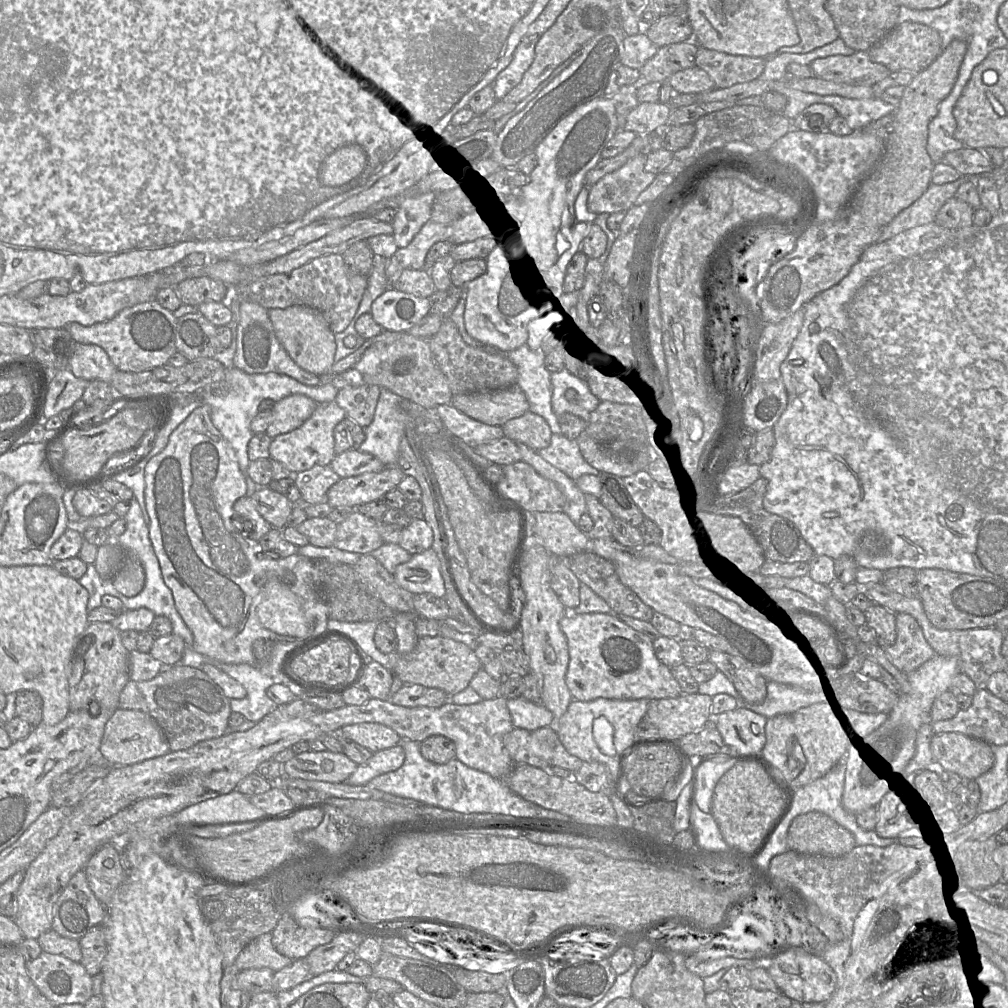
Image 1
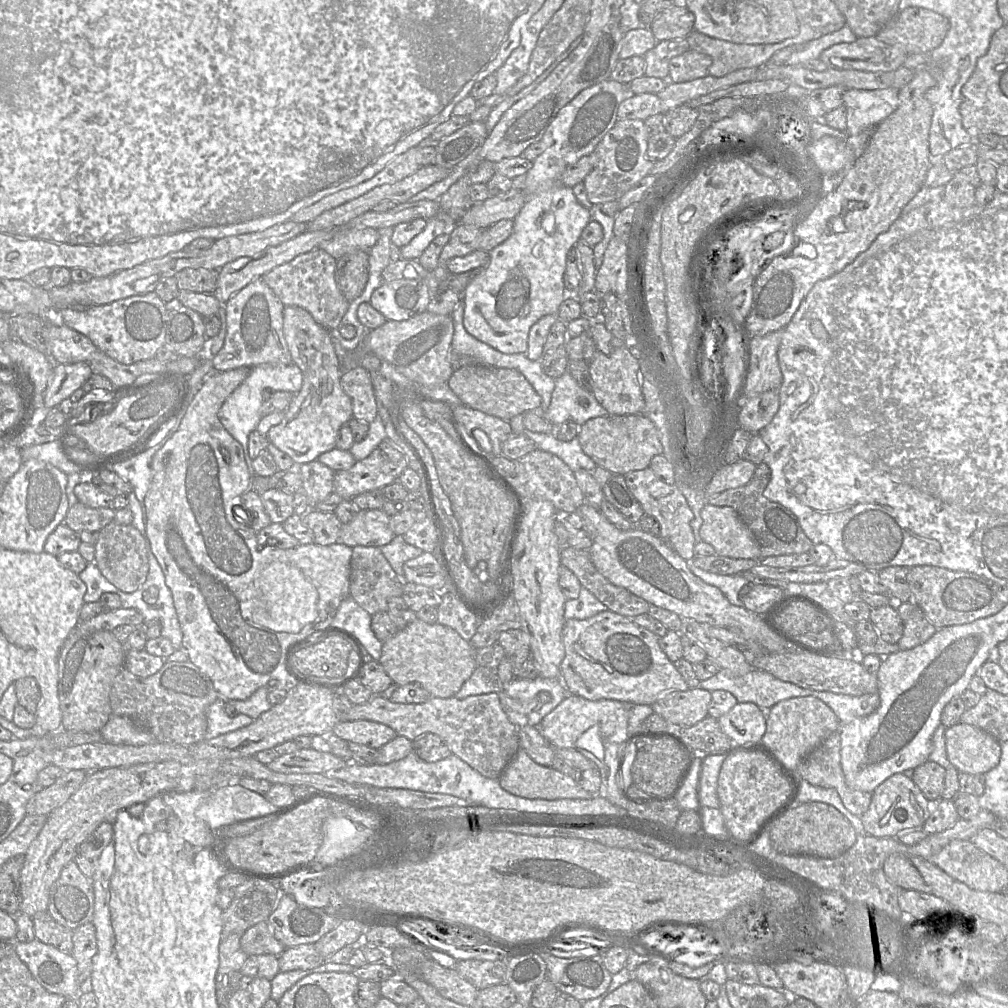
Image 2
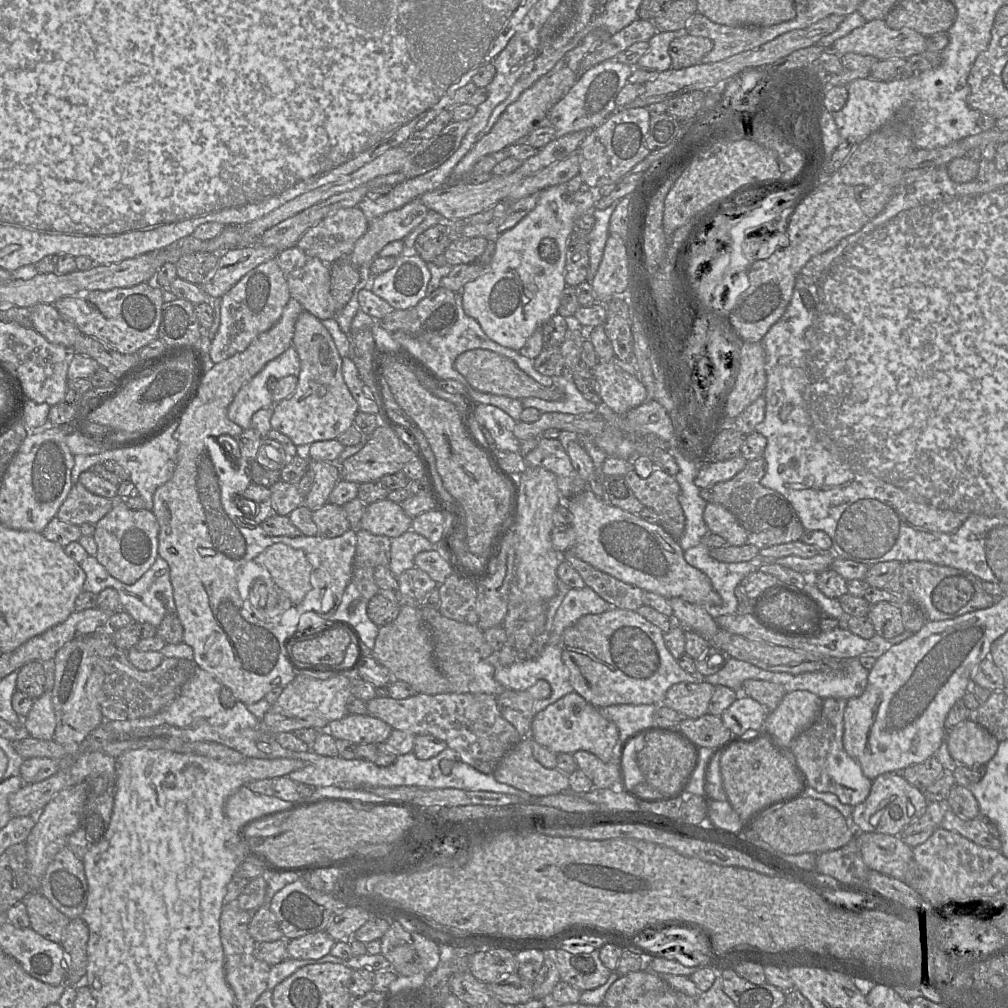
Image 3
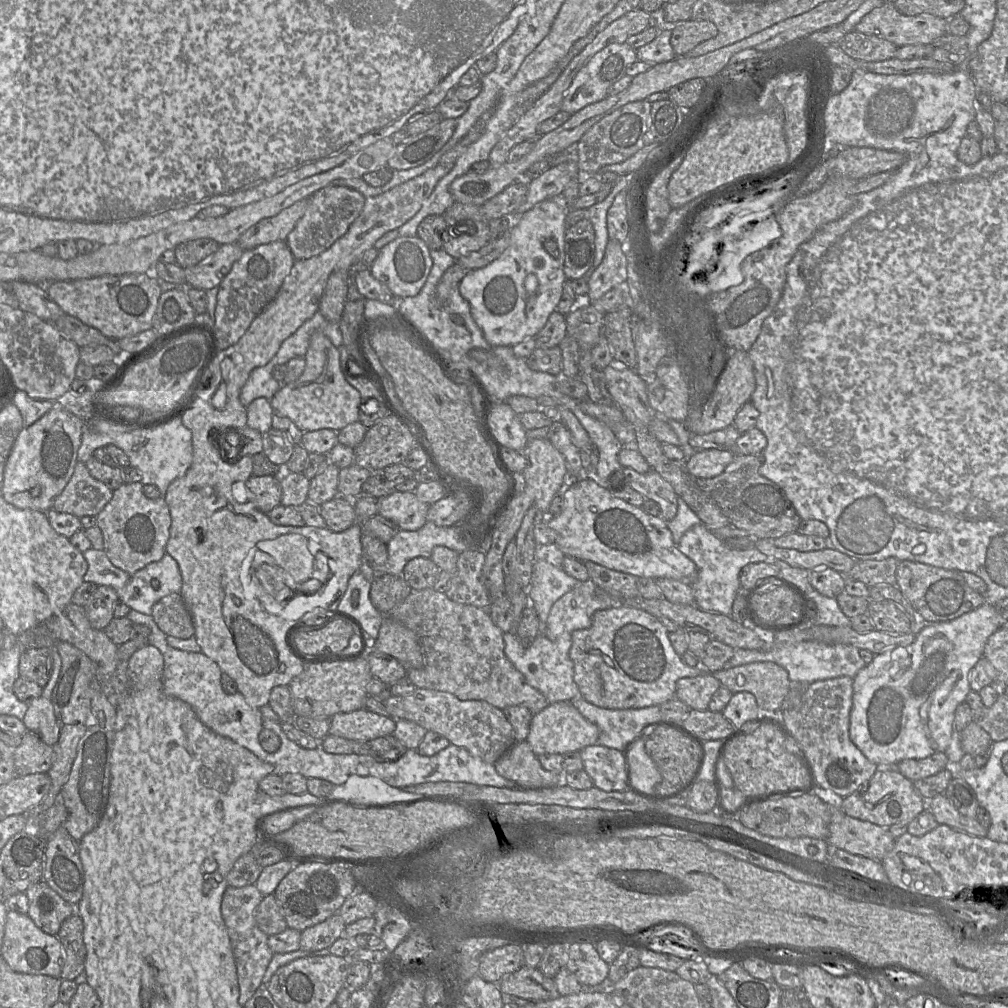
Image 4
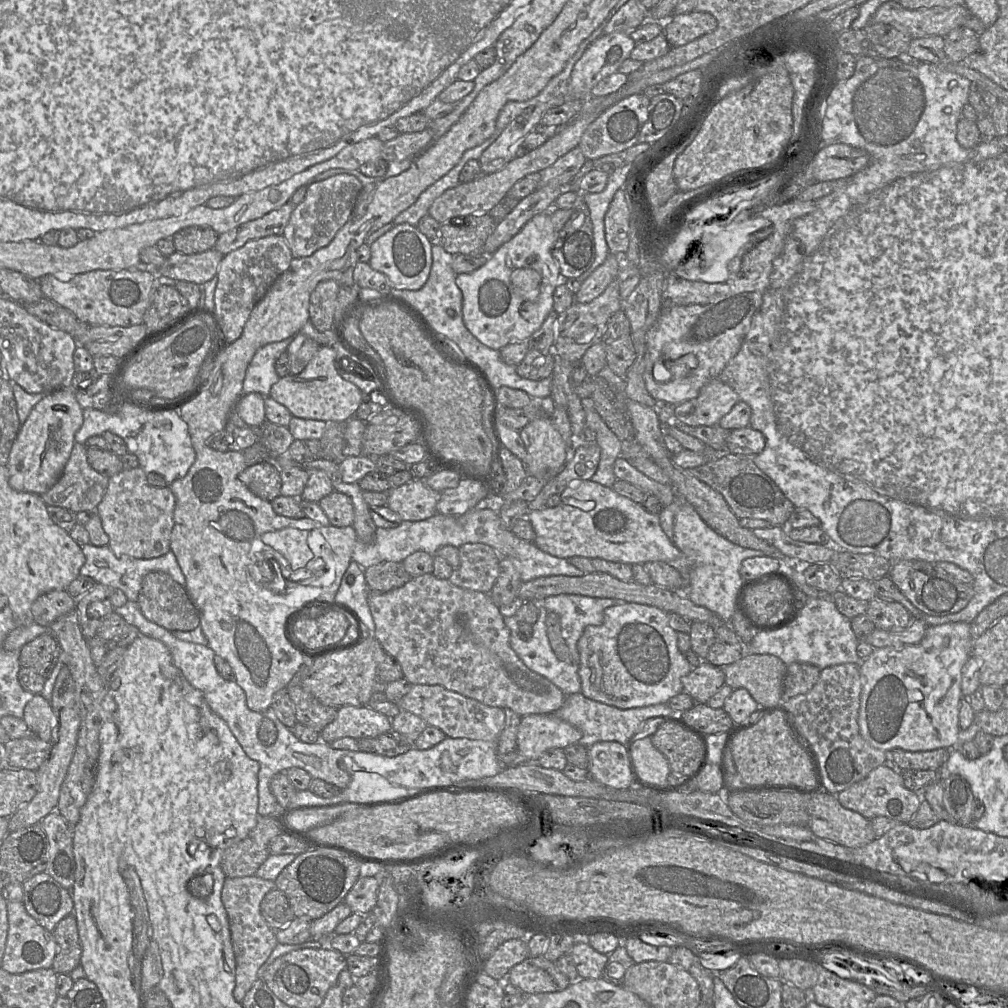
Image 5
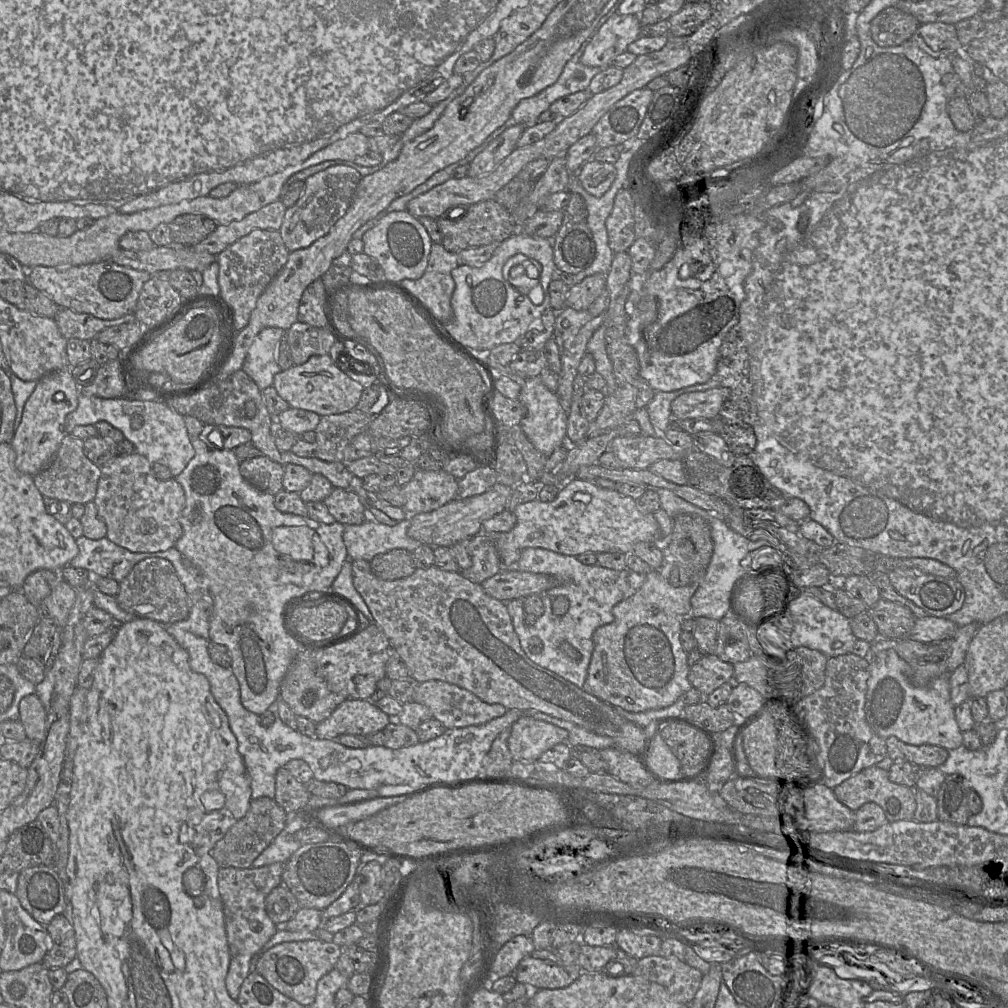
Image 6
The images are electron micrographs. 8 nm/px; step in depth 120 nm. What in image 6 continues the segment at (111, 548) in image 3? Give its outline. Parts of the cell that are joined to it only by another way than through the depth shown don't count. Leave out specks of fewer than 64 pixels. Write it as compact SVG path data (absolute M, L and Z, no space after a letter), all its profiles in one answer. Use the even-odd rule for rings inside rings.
M137 452L117 455L103 465L94 503L107 527L107 538L134 553L163 552L182 536L180 517L185 507L183 488L175 478L157 479L152 464Z

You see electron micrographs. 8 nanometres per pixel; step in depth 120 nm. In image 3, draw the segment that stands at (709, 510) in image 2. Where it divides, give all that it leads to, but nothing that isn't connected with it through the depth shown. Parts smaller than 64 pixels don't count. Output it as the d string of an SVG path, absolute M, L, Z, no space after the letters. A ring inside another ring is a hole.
M707 503L703 517L708 531L724 538L728 545L742 546L748 543L745 529L724 506Z

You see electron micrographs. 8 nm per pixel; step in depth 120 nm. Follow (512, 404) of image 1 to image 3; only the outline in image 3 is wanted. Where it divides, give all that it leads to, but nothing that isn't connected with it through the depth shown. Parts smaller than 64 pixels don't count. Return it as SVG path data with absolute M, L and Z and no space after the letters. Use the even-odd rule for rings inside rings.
M473 349L460 354L454 362L454 368L475 390L515 399L536 397L547 401L563 400L565 392L562 387L552 384L544 386L523 372L508 357L488 349Z

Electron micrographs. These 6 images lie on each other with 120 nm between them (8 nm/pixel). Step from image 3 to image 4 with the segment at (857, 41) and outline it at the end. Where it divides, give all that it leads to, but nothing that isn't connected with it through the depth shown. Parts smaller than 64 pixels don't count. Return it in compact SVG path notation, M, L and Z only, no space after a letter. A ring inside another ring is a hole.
M884 2L883 5L865 15L854 30L863 34L883 38L899 48L906 45L932 44L935 40L947 33L948 21L949 20L927 14L906 16L896 9L894 3Z

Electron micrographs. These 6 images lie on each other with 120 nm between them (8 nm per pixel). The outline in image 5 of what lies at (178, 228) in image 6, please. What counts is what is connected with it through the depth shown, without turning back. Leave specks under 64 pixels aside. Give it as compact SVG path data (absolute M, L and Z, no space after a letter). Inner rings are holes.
M190 226L176 232L173 242L176 251L183 254L196 254L213 249L219 234L210 227Z

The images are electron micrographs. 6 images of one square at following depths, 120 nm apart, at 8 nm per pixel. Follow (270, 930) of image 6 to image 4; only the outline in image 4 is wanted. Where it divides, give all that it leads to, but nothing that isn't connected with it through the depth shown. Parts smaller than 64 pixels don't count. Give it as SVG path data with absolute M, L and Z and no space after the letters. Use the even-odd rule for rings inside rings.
M255 884L242 887L228 885L221 903L221 914L234 954L239 984L239 1004L242 1007L245 1006L262 983L264 973L274 954L268 946L269 936L260 930L255 920L255 909L263 897Z

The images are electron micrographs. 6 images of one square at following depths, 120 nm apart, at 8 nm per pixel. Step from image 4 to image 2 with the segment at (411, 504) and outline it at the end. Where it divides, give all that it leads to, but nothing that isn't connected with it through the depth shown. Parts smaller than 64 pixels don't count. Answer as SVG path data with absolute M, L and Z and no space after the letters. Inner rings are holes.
M383 509L360 510L349 522L342 524L338 541L353 548L355 546L382 547L395 536L390 527L390 516Z

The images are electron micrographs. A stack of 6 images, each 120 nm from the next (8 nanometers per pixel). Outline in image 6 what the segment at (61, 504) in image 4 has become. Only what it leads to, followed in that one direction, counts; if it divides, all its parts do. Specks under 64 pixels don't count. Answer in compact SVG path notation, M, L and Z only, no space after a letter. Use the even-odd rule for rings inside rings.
M67 434L51 462L34 476L34 483L46 498L54 498L71 504L87 504L94 501L97 493L100 468L91 462L84 453L84 441Z

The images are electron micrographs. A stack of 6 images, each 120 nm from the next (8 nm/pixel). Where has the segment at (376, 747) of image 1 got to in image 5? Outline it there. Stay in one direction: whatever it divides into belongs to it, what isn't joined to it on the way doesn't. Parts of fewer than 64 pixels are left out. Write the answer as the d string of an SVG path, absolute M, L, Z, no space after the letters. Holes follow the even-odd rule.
M346 705L337 709L335 719L319 735L320 741L329 744L344 737L377 738L391 729L391 718L368 705Z

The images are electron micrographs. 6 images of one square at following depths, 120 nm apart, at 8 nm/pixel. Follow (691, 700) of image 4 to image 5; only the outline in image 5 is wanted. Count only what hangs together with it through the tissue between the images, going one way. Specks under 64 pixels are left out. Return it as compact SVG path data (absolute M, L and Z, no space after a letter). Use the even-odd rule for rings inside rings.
M703 660L681 678L683 691L689 694L696 703L707 703L709 698L725 684L722 668Z

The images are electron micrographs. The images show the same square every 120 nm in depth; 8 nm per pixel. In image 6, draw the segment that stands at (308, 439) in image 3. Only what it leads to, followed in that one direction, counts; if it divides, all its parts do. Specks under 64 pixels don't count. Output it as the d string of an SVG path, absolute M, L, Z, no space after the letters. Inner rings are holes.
M329 353L314 355L301 365L281 370L275 374L273 386L290 407L312 411L320 416L342 414L355 409L364 389L335 365Z

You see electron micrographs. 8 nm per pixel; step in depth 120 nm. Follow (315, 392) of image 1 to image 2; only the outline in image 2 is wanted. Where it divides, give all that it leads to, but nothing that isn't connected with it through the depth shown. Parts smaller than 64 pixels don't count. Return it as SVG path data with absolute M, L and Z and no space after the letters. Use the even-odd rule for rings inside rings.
M291 363L289 365L272 365L272 364L262 364L251 368L251 371L247 378L226 398L221 408L218 411L218 418L224 428L236 439L242 446L248 471L251 475L251 484L252 478L255 476L253 470L252 461L249 457L248 452L248 437L249 434L257 429L257 425L261 419L261 407L263 404L262 392L265 388L270 388L273 391L287 391L292 394L296 394L302 387L303 376L300 368L295 364Z

